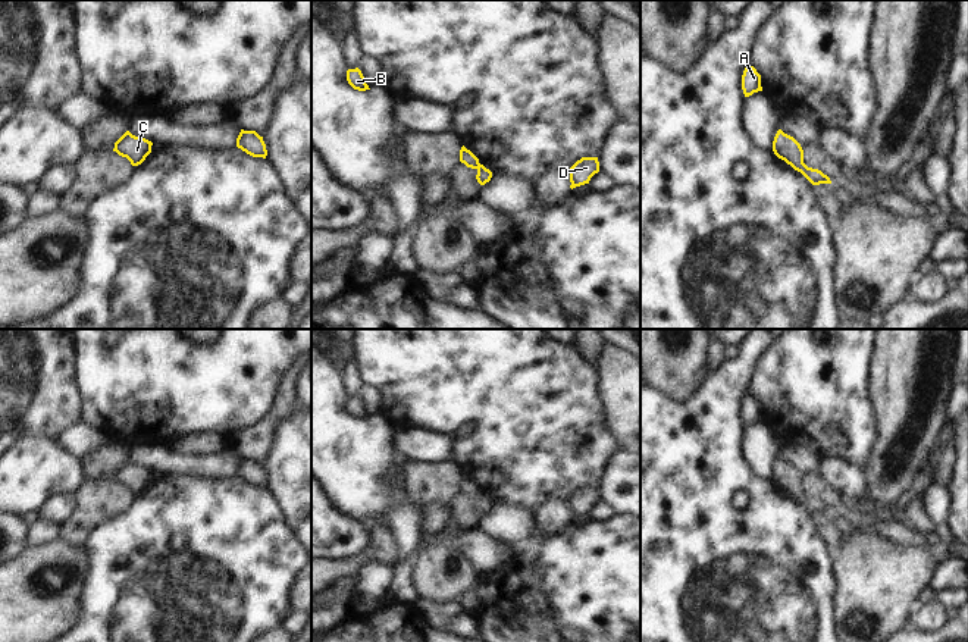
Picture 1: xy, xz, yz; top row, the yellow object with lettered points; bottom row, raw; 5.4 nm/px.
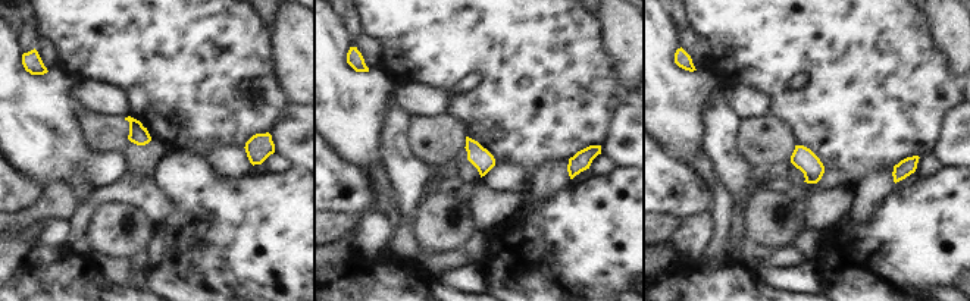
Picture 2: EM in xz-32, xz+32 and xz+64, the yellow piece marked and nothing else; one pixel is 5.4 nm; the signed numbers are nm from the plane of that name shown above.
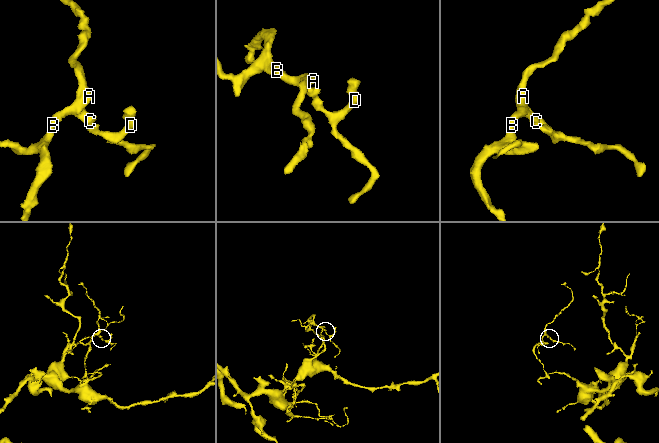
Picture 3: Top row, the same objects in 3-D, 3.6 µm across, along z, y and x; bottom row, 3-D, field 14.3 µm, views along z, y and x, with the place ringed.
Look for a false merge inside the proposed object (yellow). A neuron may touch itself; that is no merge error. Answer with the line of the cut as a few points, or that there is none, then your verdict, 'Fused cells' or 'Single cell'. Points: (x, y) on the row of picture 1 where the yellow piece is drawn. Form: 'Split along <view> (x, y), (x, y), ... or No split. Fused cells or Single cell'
No split. Single cell.

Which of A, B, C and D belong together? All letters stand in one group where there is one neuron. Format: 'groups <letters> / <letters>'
groups A B C D

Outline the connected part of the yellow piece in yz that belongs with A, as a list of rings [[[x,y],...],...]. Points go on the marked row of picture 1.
[[[748,63],[742,75],[742,90],[745,97],[752,95],[754,93],[762,91],[761,75],[754,66]]]

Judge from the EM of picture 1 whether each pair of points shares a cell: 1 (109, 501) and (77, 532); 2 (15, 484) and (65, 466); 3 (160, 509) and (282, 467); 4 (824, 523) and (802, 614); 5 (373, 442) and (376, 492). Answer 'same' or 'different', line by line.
1: same
2: same
3: different
4: different
5: same

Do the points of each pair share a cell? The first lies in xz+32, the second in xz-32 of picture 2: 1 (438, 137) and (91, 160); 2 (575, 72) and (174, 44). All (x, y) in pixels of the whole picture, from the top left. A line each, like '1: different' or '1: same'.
1: different
2: same

